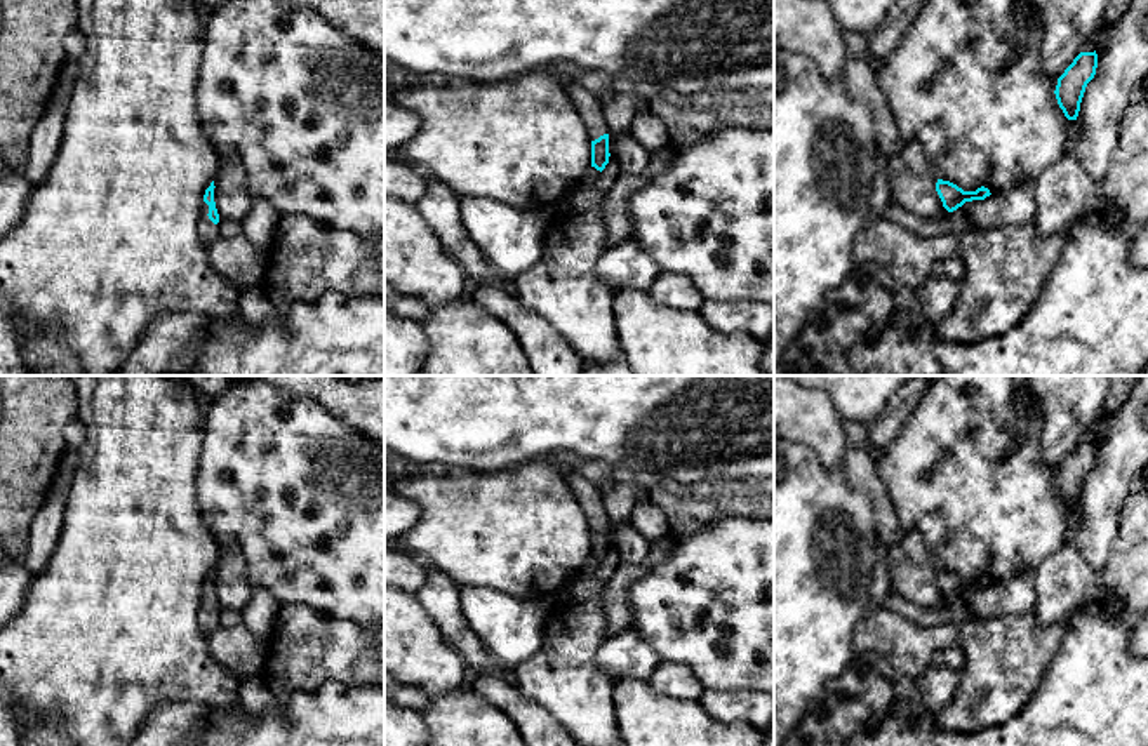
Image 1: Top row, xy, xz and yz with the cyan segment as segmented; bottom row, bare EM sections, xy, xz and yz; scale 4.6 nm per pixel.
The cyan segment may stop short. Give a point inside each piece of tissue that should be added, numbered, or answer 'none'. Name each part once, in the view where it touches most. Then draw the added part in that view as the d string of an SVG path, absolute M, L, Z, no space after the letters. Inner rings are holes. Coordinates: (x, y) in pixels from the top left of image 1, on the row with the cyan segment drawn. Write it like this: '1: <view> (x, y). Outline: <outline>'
1: xy (209, 232). Outline: M204 202L202 217L198 223L198 235L204 245L216 242L219 236L219 226L214 224L207 214L209 214L209 205Z

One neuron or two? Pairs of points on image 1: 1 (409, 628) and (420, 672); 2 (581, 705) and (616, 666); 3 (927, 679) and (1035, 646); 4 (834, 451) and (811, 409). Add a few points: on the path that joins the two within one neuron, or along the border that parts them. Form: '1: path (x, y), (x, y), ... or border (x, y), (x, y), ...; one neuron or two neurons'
1: path (409, 639), (409, 646), (420, 656), (420, 661); one neuron
2: border (607, 637), (597, 651), (597, 666), (614, 680); two neurons
3: border (959, 672), (955, 698), (941, 710); two neurons
4: path (828, 440), (811, 419); one neuron

